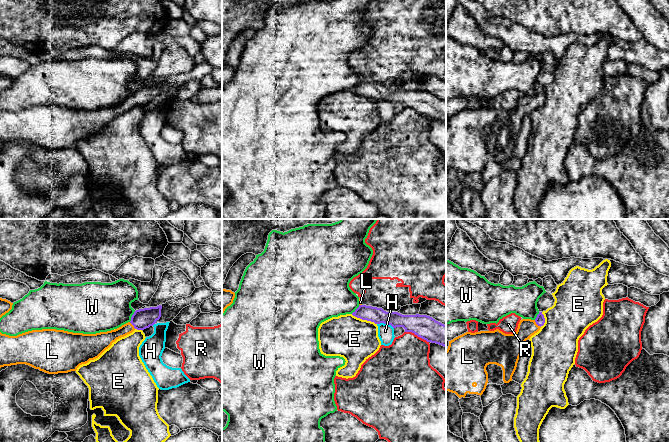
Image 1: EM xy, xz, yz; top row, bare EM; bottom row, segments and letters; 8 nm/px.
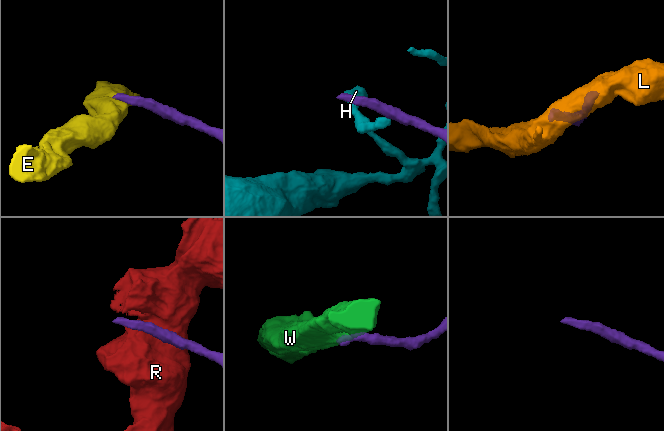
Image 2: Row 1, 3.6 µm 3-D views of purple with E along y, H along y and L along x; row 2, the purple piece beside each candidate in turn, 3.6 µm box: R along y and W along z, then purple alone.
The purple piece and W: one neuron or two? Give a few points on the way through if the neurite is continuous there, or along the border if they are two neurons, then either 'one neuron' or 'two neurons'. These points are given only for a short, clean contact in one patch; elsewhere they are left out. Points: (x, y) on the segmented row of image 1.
along xy (135, 311), (129, 321) | two neurons

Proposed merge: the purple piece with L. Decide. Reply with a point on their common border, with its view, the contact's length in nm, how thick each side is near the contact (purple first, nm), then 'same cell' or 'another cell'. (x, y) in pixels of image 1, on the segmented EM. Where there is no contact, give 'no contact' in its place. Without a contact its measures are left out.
yz (537, 324) | 80 nm | 80/150 nm | same cell

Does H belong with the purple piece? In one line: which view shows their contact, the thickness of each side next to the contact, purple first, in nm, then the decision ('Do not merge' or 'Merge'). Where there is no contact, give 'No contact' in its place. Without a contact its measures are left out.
Touches purple in xz. Thickness 150 nm (purple) against 130 nm. Do not merge

